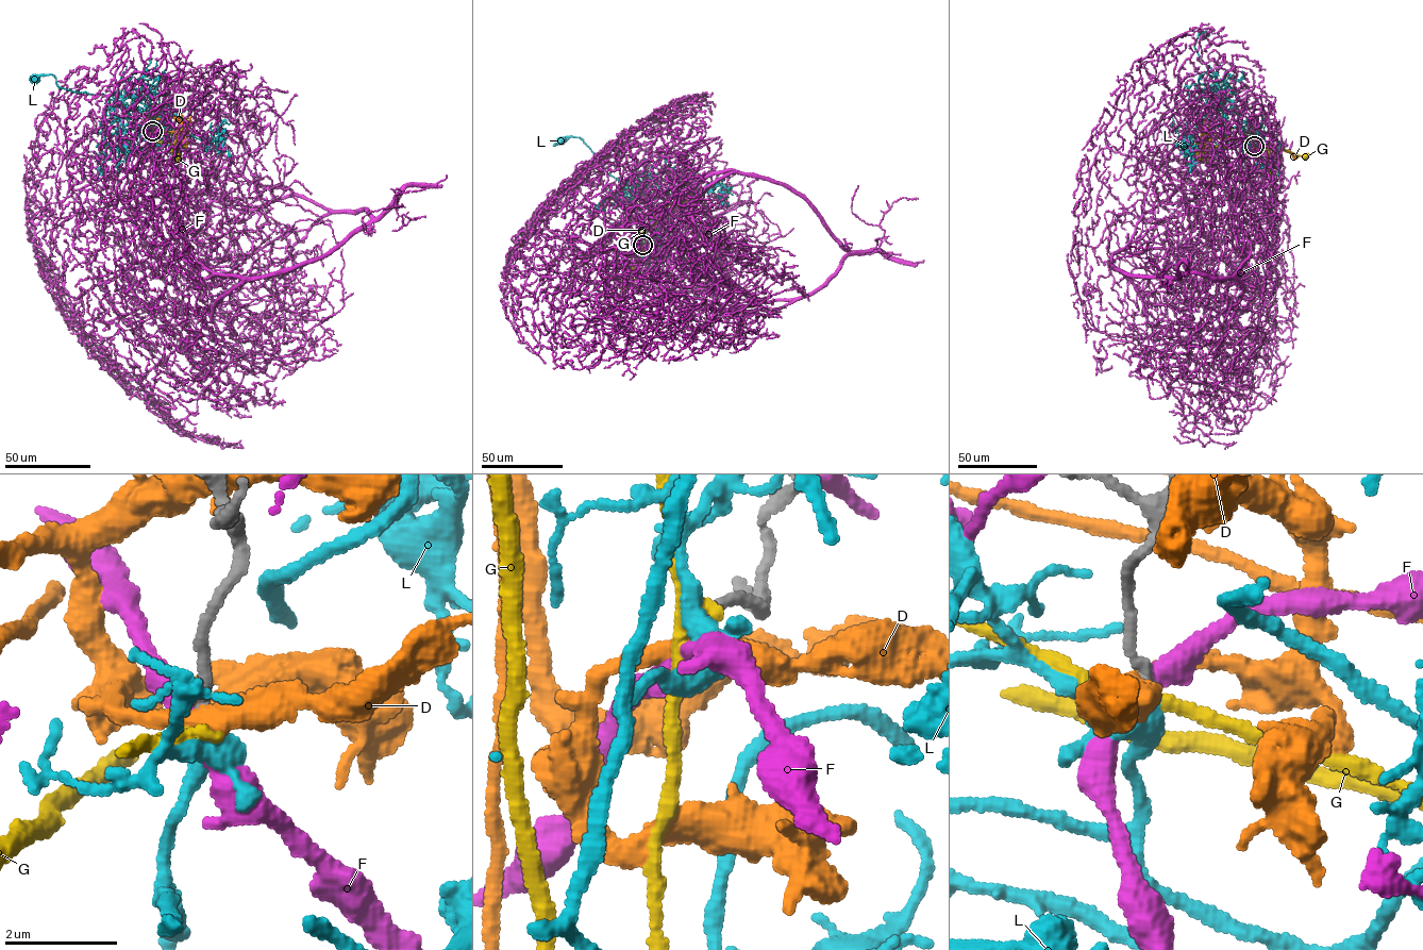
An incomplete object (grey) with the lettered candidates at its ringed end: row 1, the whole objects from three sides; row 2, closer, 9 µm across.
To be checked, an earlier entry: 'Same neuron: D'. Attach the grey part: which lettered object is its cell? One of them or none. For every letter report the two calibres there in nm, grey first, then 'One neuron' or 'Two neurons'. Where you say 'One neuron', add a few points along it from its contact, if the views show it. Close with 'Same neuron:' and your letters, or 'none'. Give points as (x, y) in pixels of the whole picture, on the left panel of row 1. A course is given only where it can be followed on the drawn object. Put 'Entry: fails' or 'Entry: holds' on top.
Entry: fails
D: Thickness 240 nm (grey) against 400 nm. Two neurons
F: Thickness 200 nm (grey) against 360 nm. Two neurons
G: Thickness 190 nm (grey) against 240 nm. Two neurons
L: Thickness 190 nm (grey) against 320 nm. One neuron. Its course: (152, 131), (144, 139), (173, 147), (181, 118), (109, 107), (102, 94), (62, 88), (52, 74), (37, 79)
Same neuron: L

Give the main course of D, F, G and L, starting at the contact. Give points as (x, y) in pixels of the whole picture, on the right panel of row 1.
D: (1254, 145), (1258, 140), (1239, 128), (1209, 127), (1204, 134), (1256, 140), (1282, 148), (1295, 156)
F: (1254, 145), (1235, 273), (1112, 266), (1192, 247), (1261, 279), (1270, 250), (1289, 288), (1290, 223)
G: (1254, 145), (1273, 151), (1286, 149), (1304, 156)
L: (1254, 145), (1258, 153), (1241, 145), (1207, 149), (1209, 130), (1237, 126), (1240, 114), (1194, 47), (1204, 35)

